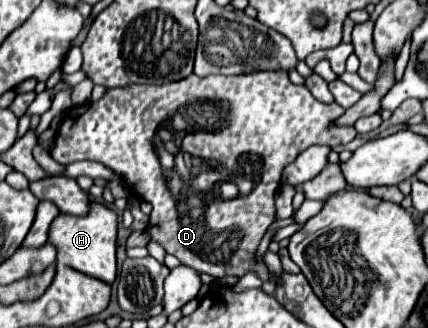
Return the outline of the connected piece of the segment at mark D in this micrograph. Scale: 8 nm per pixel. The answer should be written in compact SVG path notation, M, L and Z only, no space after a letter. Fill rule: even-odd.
M250 72L240 76L206 76L198 78L196 74L190 74L184 80L152 86L152 84L138 84L138 86L124 86L124 88L108 88L104 96L98 102L86 102L80 106L70 108L56 132L54 148L50 150L50 156L58 164L72 164L76 160L96 160L112 168L114 172L120 172L124 182L128 184L130 192L134 192L140 200L146 200L152 204L148 232L154 242L162 244L162 248L168 254L174 254L182 264L206 272L214 278L226 276L244 276L248 270L256 270L262 280L268 280L270 274L264 264L254 262L254 252L264 238L268 226L274 222L274 194L280 186L280 176L284 166L294 162L294 158L304 152L308 146L324 144L324 146L340 146L348 144L356 138L356 130L352 126L332 126L332 122L344 112L342 106L336 102L322 104L318 102L306 86L296 86L290 82L286 72ZM186 110L206 110L206 126L202 130L186 132L180 144L180 150L190 156L176 156L178 162L174 168L164 170L158 154L154 152L154 134L160 128L160 124ZM230 176L240 176L248 182L254 182L252 190L248 194L240 194L232 200L224 200L220 196L212 196L212 190L216 184L230 180ZM226 232L226 240L220 246L214 246L216 238Z

